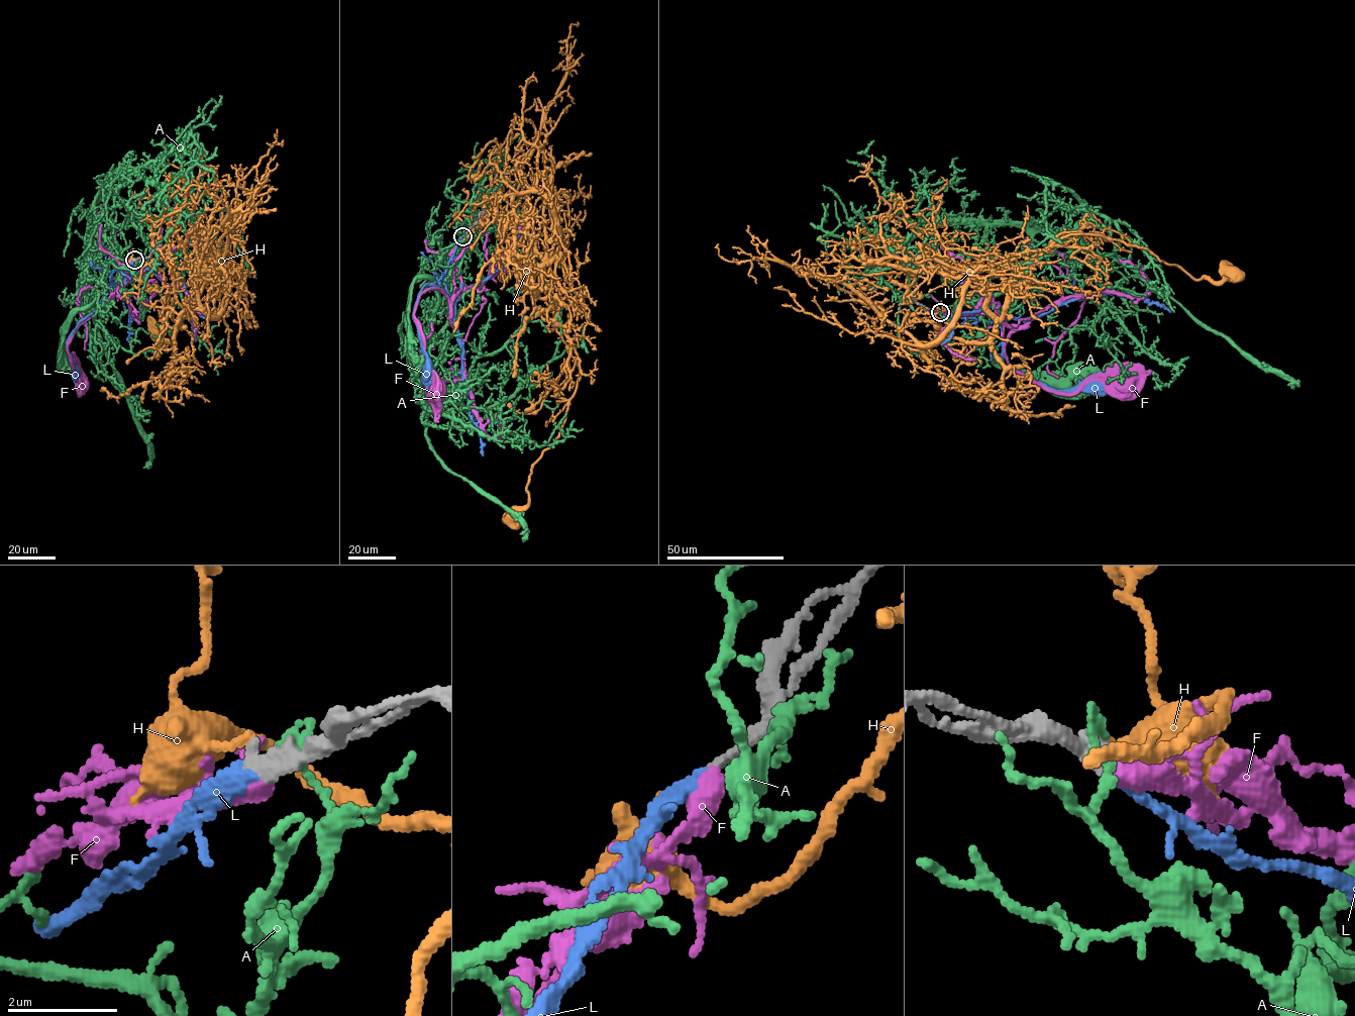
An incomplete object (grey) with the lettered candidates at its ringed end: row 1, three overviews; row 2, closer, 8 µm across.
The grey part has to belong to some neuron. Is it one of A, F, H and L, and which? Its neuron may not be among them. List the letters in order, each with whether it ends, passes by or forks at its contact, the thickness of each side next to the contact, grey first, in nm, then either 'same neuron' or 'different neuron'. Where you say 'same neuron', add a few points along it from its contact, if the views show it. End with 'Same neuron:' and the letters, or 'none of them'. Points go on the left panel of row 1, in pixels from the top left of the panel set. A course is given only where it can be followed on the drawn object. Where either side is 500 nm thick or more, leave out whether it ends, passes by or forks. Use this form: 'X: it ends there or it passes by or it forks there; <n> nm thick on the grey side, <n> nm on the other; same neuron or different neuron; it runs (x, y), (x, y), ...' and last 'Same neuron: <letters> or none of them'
A: it ends there; 320 nm thick on the grey side, 140 nm on the other; different neuron
F: 260 nm thick on the grey side, 550 nm on the other; different neuron
H: it ends there; 240 nm thick on the grey side, 130 nm on the other; different neuron
L: it ends there; 240 nm thick on the grey side, 200 nm on the other; same neuron; it runs (134, 261), (114, 271), (110, 281), (116, 286), (115, 294), (121, 291), (123, 305), (129, 315), (127, 341)
Same neuron: L

